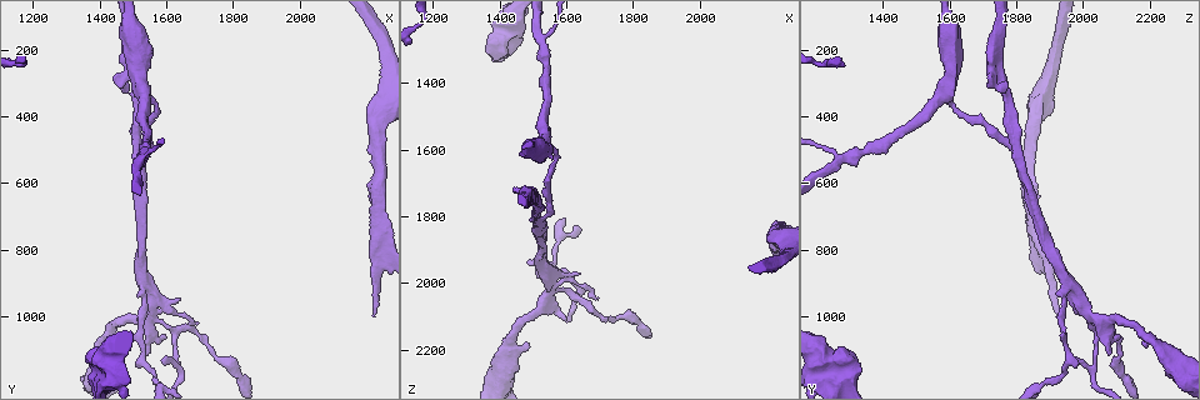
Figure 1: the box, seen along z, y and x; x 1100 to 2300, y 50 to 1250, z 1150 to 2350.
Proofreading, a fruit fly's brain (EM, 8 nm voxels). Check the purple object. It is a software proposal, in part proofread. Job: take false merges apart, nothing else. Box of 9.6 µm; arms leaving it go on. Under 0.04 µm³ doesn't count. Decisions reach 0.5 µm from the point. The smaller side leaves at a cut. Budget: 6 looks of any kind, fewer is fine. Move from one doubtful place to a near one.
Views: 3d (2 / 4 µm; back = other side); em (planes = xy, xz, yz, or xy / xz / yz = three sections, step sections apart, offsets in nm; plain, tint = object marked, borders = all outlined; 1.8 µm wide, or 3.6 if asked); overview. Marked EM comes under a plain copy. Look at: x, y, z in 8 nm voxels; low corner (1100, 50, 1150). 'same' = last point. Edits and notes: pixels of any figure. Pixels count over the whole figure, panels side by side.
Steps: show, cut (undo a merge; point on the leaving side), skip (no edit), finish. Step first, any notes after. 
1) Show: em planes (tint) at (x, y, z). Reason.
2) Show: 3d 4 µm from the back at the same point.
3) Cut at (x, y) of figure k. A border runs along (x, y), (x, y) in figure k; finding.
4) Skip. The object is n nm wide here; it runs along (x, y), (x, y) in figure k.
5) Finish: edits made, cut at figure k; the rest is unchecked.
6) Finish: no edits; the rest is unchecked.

Show: em xy step 8 (tint) at (1520, 500, 1800). Three-way junction.

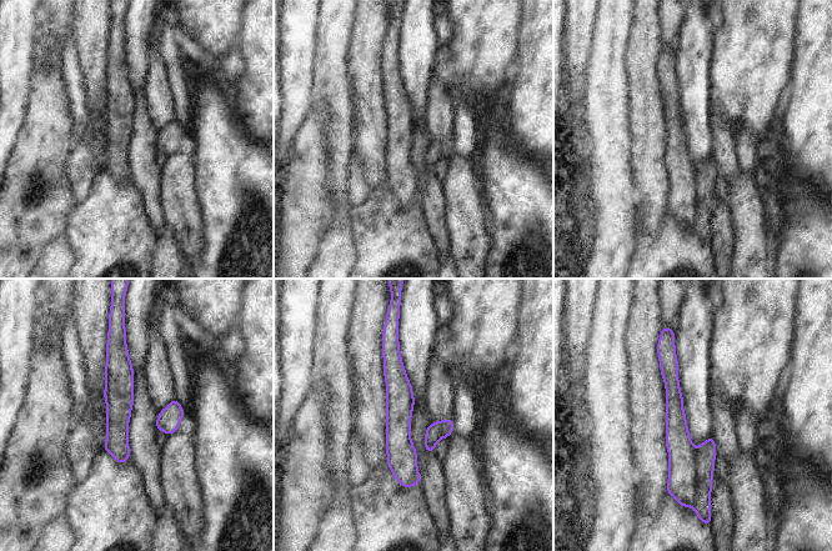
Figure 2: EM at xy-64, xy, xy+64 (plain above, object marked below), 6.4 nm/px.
Show: em planes (tint) at the same point.

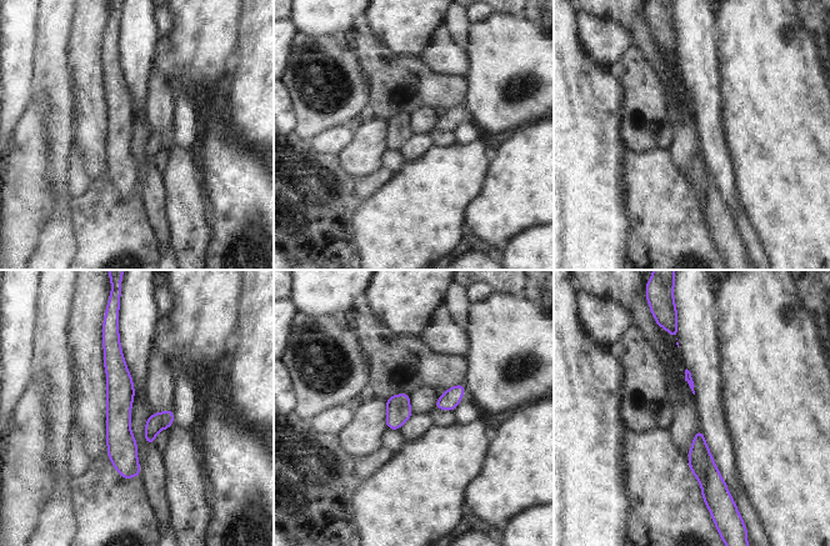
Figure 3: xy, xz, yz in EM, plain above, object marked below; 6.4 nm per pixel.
Cut at (705, 496) of figure 3. The object is 50 nm wide here; a border runs along (701, 484), (708, 496) in figure 3; a second neuron is stuck on.

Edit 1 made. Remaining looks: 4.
Show: em yz step 4 (tint) at (1410, 1180, 1270). Thin arm on a thick one.

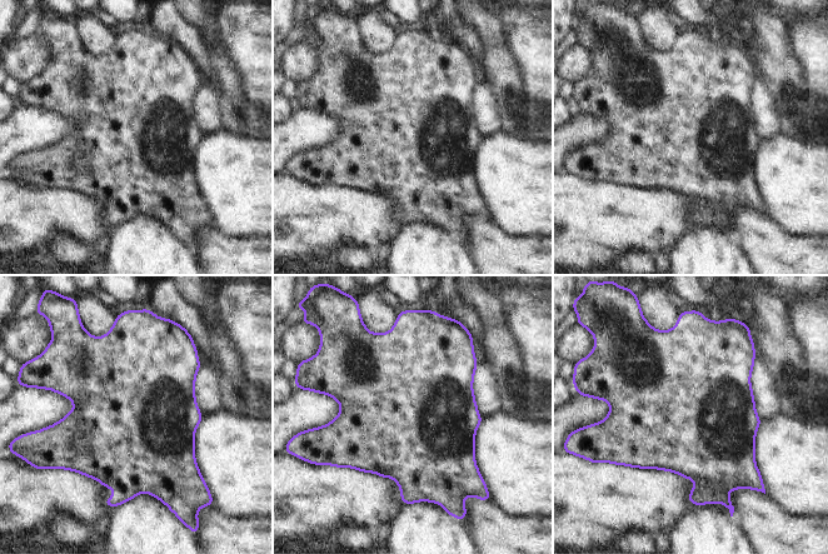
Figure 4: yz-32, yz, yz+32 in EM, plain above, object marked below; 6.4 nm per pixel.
Show: em planes (tint) at the same point. Another direction.

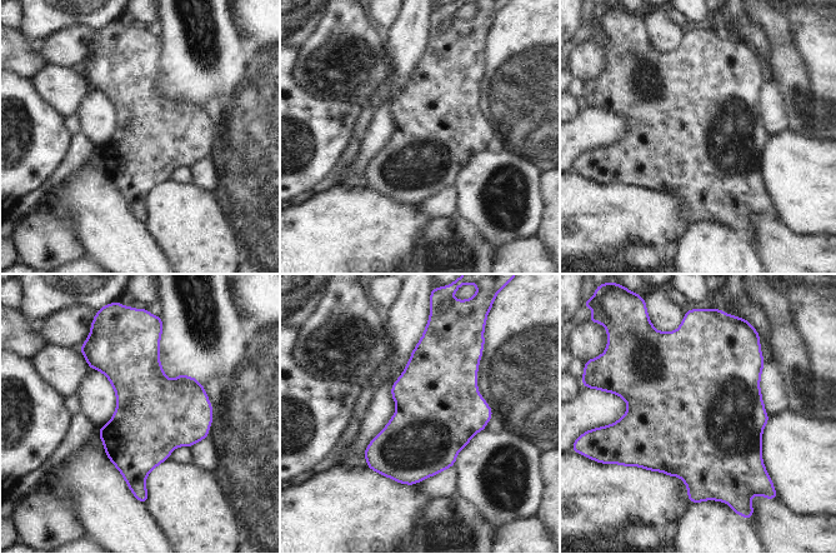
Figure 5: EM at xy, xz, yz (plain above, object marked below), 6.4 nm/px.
Skip. One neuron here.

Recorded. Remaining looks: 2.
Show: em planes (tint) at (1620, 1110, 2040). A narrow waist.

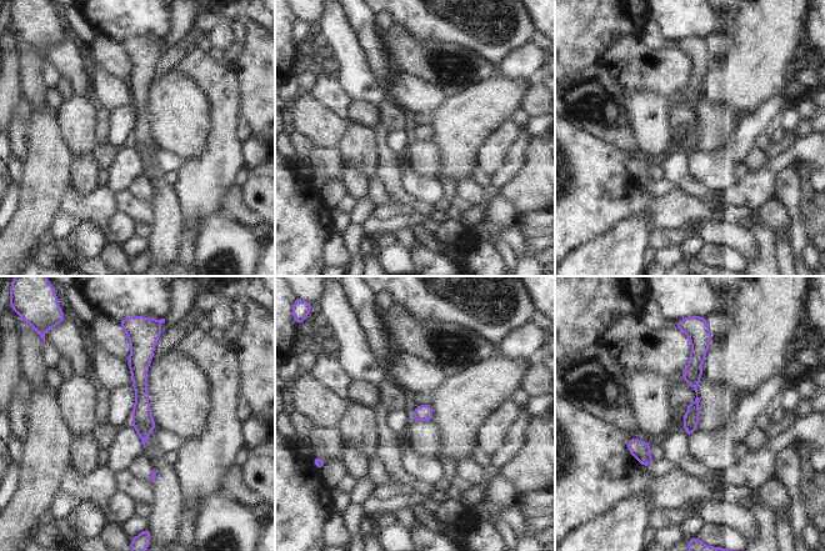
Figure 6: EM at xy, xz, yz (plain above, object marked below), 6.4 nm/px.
Skip. One neuron here.

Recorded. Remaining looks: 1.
Finish: edits made, cut at figure 3; the rest is unchecked.

